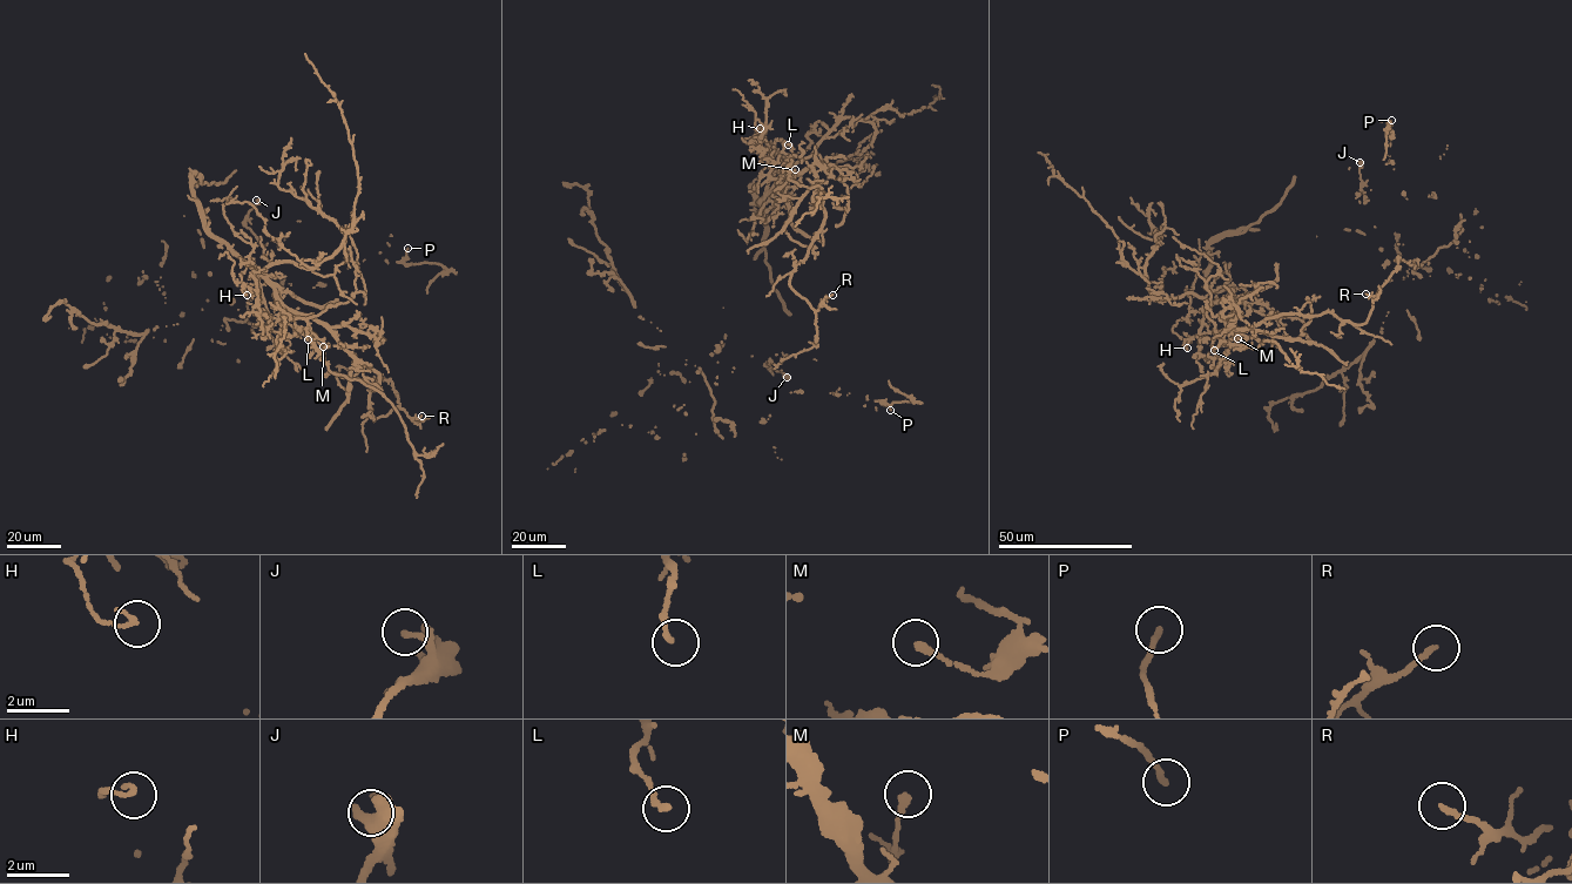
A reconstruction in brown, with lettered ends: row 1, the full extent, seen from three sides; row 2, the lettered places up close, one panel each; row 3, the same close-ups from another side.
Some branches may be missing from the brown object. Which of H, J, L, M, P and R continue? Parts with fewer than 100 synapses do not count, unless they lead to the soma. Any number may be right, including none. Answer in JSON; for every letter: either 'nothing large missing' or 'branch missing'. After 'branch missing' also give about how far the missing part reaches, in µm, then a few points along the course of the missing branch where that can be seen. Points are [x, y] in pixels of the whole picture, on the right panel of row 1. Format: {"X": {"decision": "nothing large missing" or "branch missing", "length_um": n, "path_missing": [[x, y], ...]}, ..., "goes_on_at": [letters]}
{"H": {"decision": "nothing large missing"}, "J": {"decision": "nothing large missing"}, "L": {"decision": "nothing large missing"}, "M": {"decision": "nothing large missing"}, "P": {"decision": "nothing large missing"}, "R": {"decision": "nothing large missing"}, "goes_on_at": []}

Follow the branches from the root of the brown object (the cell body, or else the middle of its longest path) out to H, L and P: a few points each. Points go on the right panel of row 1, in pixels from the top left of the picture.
H: (1241, 231), (1208, 245), (1207, 285), (1214, 291), (1228, 285), (1232, 289), (1209, 306), (1187, 348)
L: (1241, 231), (1208, 245), (1207, 285), (1230, 287), (1234, 304), (1232, 322), (1214, 330), (1214, 350)
P: (1241, 231), (1295, 176), (1360, 177), (1411, 270), (1456, 242), (1429, 196), (1403, 195), (1391, 120)

